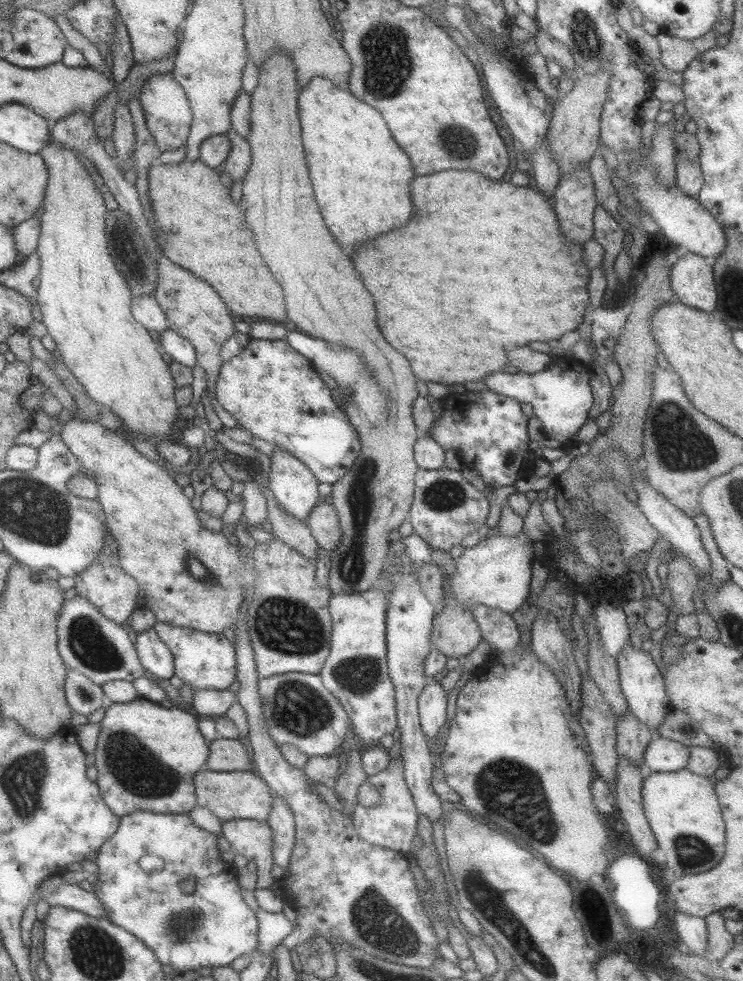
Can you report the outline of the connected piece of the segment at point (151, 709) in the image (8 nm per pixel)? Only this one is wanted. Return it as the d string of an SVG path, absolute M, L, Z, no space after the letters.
M139 697L133 702L108 703L105 705L104 718L99 722L100 734L94 756L99 786L104 804L116 815L126 816L136 811L155 813L189 813L196 805L194 777L205 769L210 749L209 742L198 729L201 718L191 710L178 705L163 708L160 703L150 702Z

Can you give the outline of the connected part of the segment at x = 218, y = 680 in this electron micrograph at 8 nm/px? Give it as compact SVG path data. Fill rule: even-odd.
M156 622L153 630L172 652L175 675L193 689L224 690L236 681L236 648L223 634L196 631L194 628L182 628L176 625Z

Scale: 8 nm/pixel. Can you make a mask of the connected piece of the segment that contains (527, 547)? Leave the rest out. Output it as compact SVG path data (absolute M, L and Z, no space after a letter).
M523 531L511 537L499 533L482 538L476 546L466 548L462 556L455 559L457 567L453 576L450 576L450 580L446 581L446 587L451 588L453 597L465 609L473 610L473 604L478 603L508 614L516 612L529 598L532 565L540 557L534 546L535 542L535 540L526 536Z

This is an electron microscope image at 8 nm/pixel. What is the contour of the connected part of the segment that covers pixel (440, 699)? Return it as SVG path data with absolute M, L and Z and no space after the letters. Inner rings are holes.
M429 679L419 697L419 721L423 733L431 740L448 721L448 693L443 690L441 683L441 679Z

